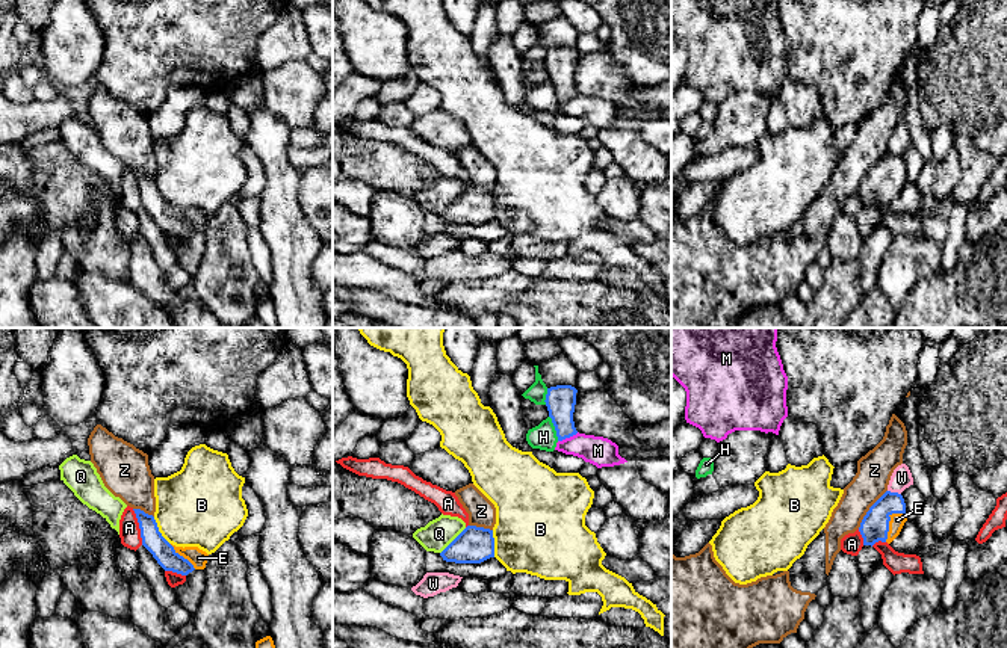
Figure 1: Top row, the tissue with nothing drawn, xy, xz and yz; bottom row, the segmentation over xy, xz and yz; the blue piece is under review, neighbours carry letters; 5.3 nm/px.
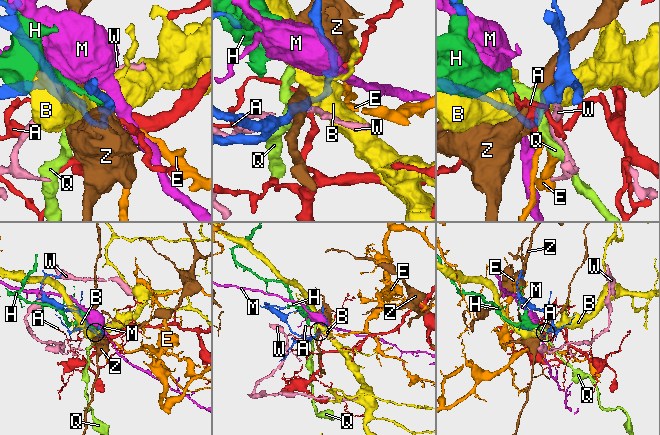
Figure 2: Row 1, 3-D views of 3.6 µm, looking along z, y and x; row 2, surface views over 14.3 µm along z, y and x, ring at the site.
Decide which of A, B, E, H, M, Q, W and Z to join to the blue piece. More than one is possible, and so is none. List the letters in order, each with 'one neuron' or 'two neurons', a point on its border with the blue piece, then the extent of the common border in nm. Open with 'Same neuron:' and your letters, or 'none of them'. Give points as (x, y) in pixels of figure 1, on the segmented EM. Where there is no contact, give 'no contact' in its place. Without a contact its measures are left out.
Same neuron: E
A: two neurons | xy (139, 527) | 200 nm
B: two neurons | xy (158, 530) | 180 nm
E: one neuron | yz (889, 520) | 190 nm
H: two neurons | xz (555, 428) | 140 nm
M: two neurons | xz (567, 437) | 120 nm
Q: two neurons | xz (452, 541) | 200 nm
W: two neurons | yz (894, 493) | 80 nm
Z: two neurons | yz (870, 509) | 260 nm

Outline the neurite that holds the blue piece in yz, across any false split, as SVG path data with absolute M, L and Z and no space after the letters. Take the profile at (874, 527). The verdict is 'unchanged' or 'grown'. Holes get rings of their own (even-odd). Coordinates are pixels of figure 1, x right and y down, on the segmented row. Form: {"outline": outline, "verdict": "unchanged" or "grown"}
{"outline": "M886 491L863 517L859 532L863 545L875 542L891 544L901 532L907 521L906 503L901 494Z", "verdict": "grown"}

